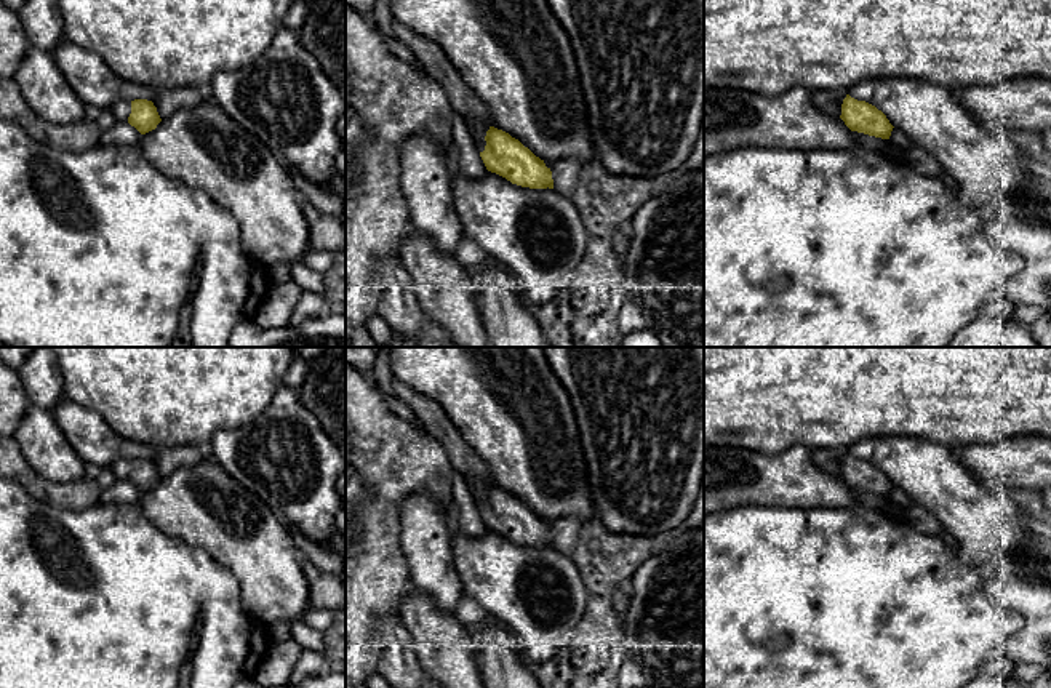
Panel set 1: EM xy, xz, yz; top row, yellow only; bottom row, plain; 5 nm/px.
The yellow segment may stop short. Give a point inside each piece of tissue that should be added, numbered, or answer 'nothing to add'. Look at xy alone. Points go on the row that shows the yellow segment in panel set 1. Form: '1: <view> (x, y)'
1: xy (122, 109)

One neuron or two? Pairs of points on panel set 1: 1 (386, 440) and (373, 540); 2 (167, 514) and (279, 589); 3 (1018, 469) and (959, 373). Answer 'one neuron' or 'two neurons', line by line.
1: one neuron
2: one neuron
3: two neurons

